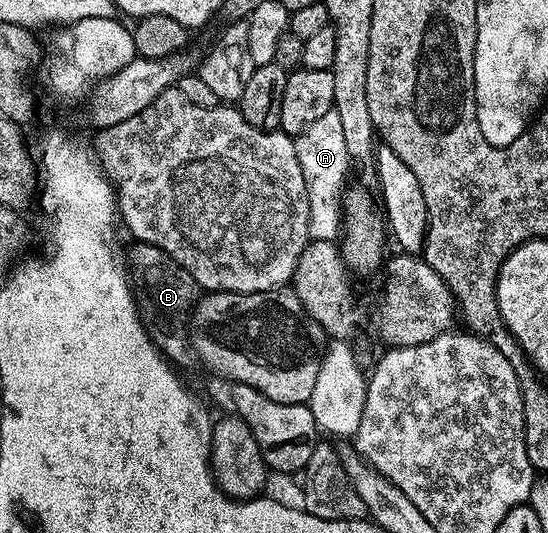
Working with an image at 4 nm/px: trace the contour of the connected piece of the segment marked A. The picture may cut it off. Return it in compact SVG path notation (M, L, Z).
M334 108L329 109L321 119L316 119L316 123L294 137L294 146L296 159L300 159L300 171L304 171L304 187L308 191L311 238L315 241L337 242L344 229L344 194L348 188L346 176L352 170L340 115L336 115Z

